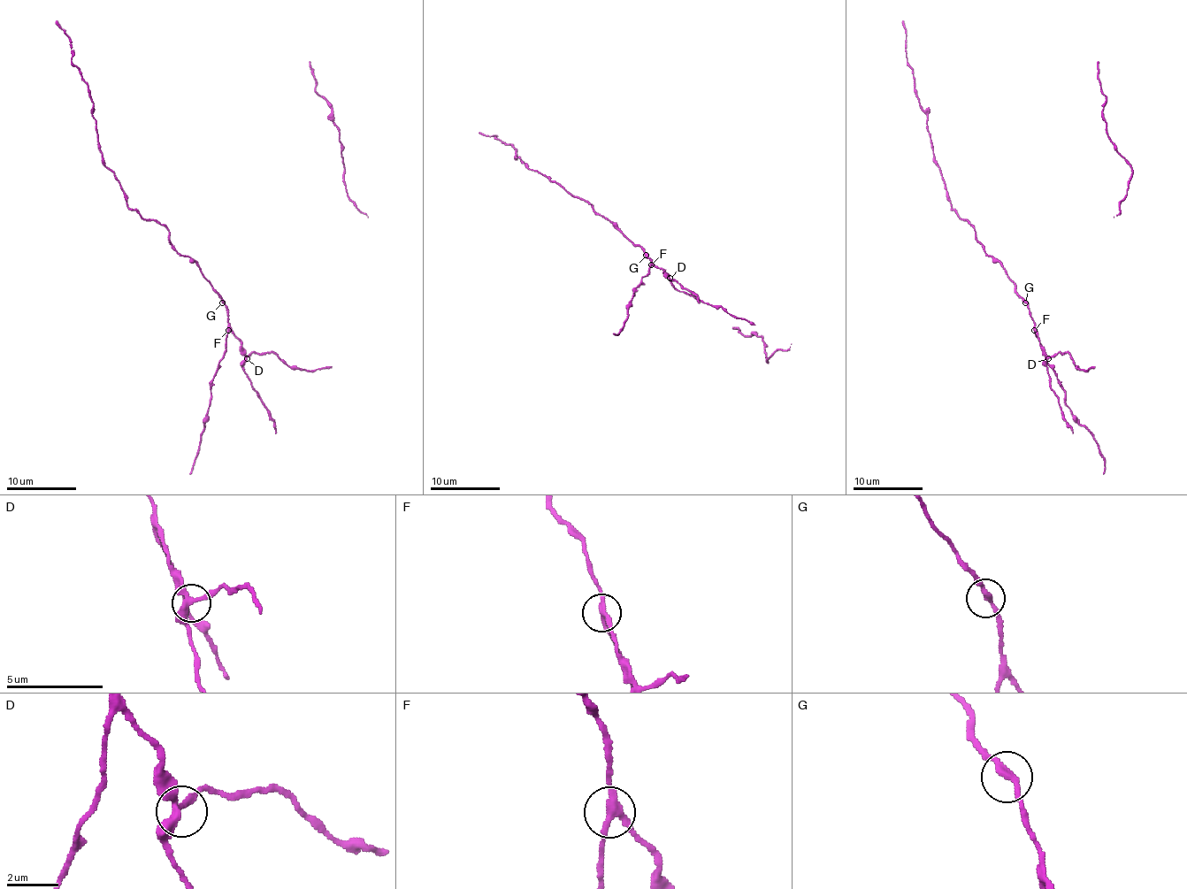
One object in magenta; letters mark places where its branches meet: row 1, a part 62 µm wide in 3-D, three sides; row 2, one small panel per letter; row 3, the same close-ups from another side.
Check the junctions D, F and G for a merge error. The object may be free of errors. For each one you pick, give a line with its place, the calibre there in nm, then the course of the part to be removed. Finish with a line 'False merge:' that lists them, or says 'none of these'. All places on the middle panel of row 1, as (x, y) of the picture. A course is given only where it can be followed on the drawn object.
F: place (651, 264); calibre 240 nm; course (651, 264), (647, 274), (635, 288), (621, 330), (612, 333)
False merge: F

